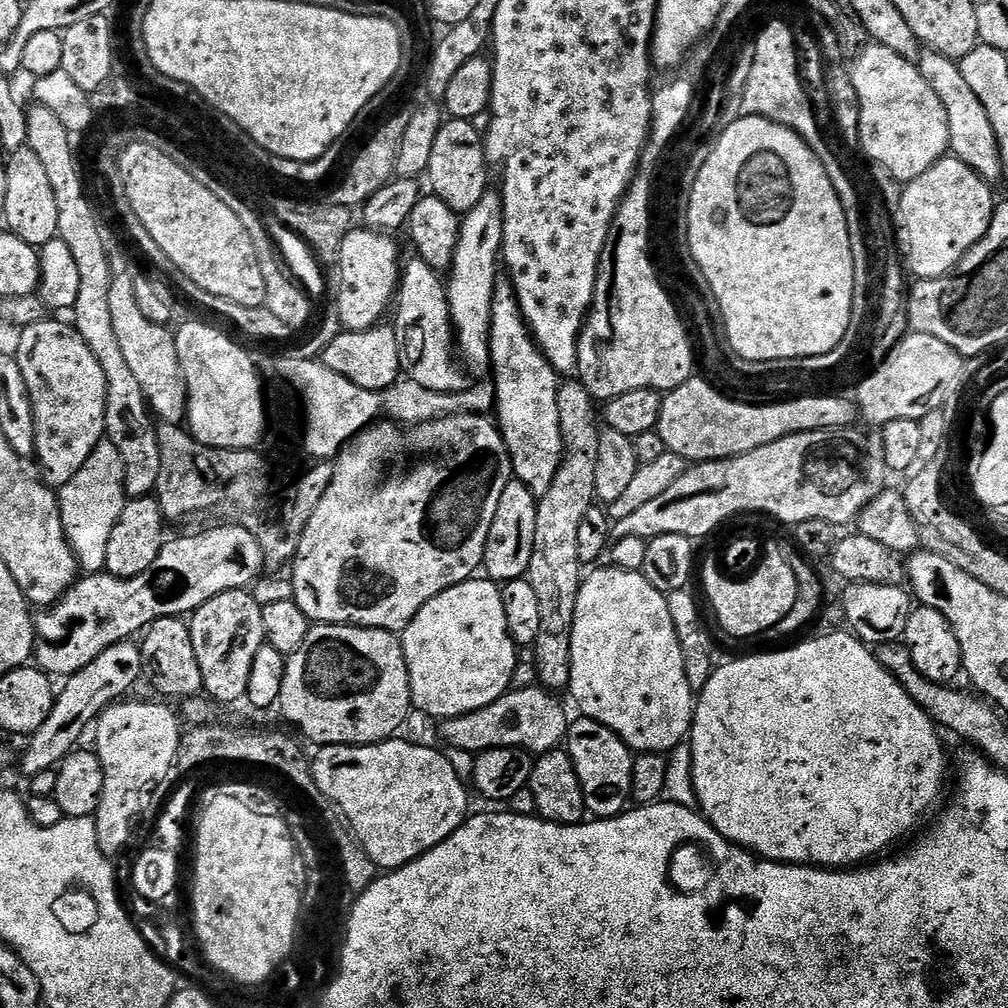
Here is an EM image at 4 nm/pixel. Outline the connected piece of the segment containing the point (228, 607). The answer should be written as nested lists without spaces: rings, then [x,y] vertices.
[[[242,588],[223,592],[190,616],[190,638],[198,657],[198,670],[202,670],[204,692],[217,705],[236,704],[247,697],[254,658],[266,642],[262,626],[264,609],[261,601],[256,601],[250,593]]]

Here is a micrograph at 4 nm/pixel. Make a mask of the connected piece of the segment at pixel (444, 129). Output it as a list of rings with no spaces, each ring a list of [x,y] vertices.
[[[445,119],[438,130],[438,138],[434,141],[434,150],[430,153],[430,166],[426,173],[426,184],[430,187],[431,195],[437,196],[442,202],[446,202],[446,206],[450,206],[450,210],[454,210],[457,214],[463,214],[474,210],[474,206],[478,206],[478,202],[482,202],[484,193],[489,191],[488,171],[490,165],[486,154],[484,153],[484,137],[481,129],[476,129],[477,125],[471,120],[453,120]]]

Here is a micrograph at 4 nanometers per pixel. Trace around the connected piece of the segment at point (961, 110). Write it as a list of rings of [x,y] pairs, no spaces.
[[[931,50],[920,53],[918,67],[922,78],[930,82],[930,90],[938,94],[938,102],[946,109],[946,122],[950,126],[950,142],[948,143],[951,155],[957,160],[966,162],[974,174],[989,182],[1005,175],[1002,170],[1002,158],[998,150],[997,138],[994,128],[990,126],[990,118],[986,115],[986,106],[982,106],[974,90],[966,83],[966,78],[961,74],[959,65],[946,58],[946,54],[938,54]]]

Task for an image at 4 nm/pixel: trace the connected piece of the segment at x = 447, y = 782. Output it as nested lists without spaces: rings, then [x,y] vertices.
[[[400,739],[383,740],[380,744],[325,744],[315,749],[316,757],[313,755],[310,760],[312,777],[318,790],[322,790],[322,794],[326,794],[326,798],[330,798],[330,802],[334,802],[340,808],[340,812],[352,830],[352,835],[360,841],[360,847],[363,848],[364,853],[372,859],[377,869],[380,870],[404,868],[422,854],[434,850],[434,846],[438,846],[446,838],[450,838],[450,834],[458,831],[470,812],[468,809],[468,792],[464,789],[467,788],[465,781],[460,780],[458,774],[454,774],[454,766],[450,766],[447,755],[443,751],[439,752],[436,748],[427,748],[424,744],[411,744],[408,740]]]

